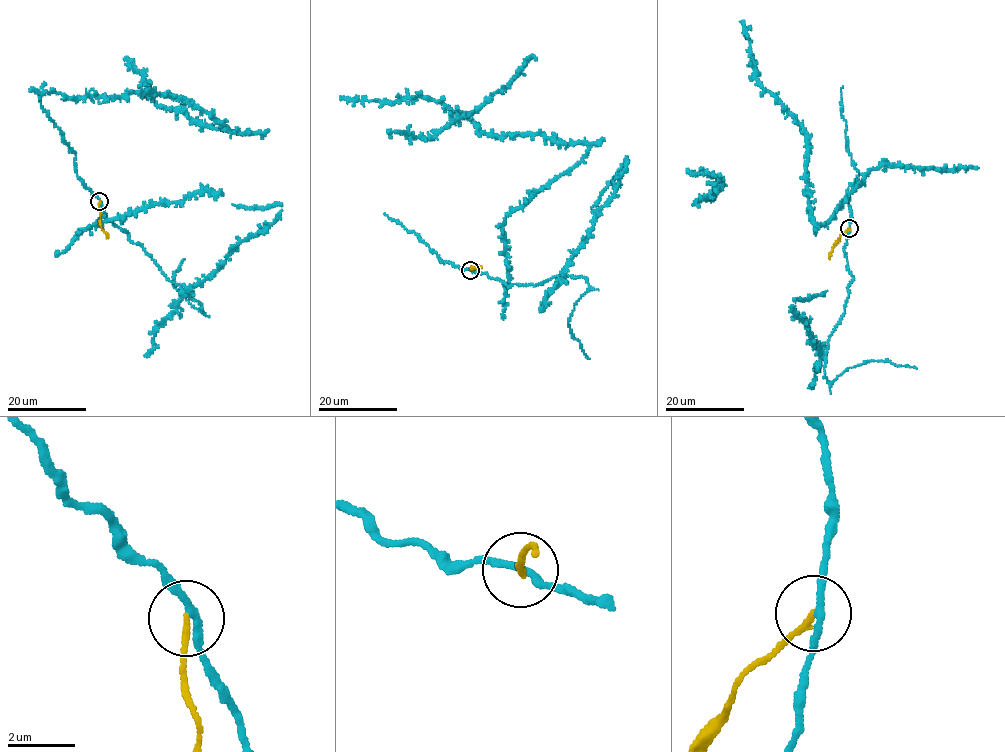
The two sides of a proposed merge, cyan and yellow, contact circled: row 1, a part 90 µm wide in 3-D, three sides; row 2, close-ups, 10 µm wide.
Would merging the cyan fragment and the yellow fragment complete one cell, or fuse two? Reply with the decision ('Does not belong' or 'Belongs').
Does not belong

